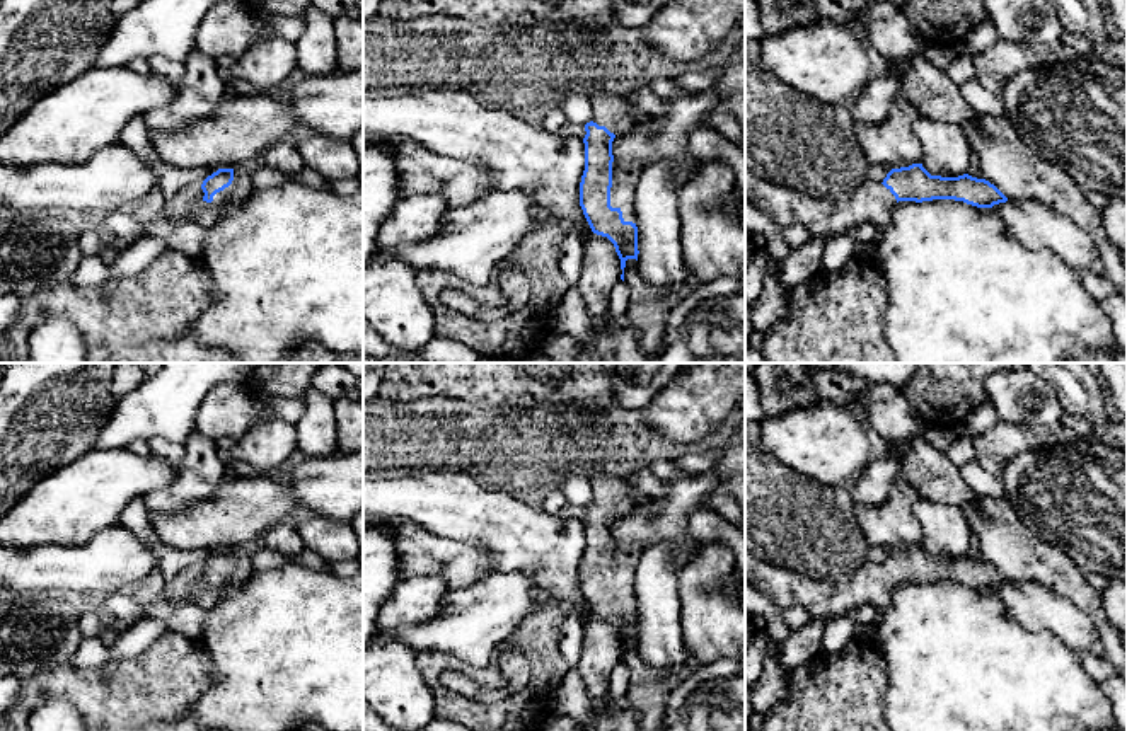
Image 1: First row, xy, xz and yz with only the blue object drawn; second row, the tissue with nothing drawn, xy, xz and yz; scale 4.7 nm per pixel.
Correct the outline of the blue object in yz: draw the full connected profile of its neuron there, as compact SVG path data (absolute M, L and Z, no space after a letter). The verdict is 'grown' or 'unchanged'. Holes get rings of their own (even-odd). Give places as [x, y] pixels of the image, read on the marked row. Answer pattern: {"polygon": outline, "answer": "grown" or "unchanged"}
{"polygon": "M922 164L892 169L881 182L866 181L858 191L839 199L822 199L813 194L798 193L774 181L759 177L745 165L745 201L771 216L781 227L801 223L815 237L834 237L847 233L861 223L873 223L880 232L890 225L893 208L899 201L955 199L977 208L992 208L1008 198L989 181L968 174L958 177L931 176Z", "answer": "grown"}

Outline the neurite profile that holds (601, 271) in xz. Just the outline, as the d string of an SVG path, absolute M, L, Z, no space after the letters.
M590 232L583 239L583 268L576 286L592 320L607 315L609 296L621 281L621 274L621 259L614 244L607 237Z

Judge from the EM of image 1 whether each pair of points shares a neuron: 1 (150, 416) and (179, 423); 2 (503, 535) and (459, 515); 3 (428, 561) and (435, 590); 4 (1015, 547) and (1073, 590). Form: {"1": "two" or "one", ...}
{"1": "one", "2": "one", "3": "two", "4": "one"}

